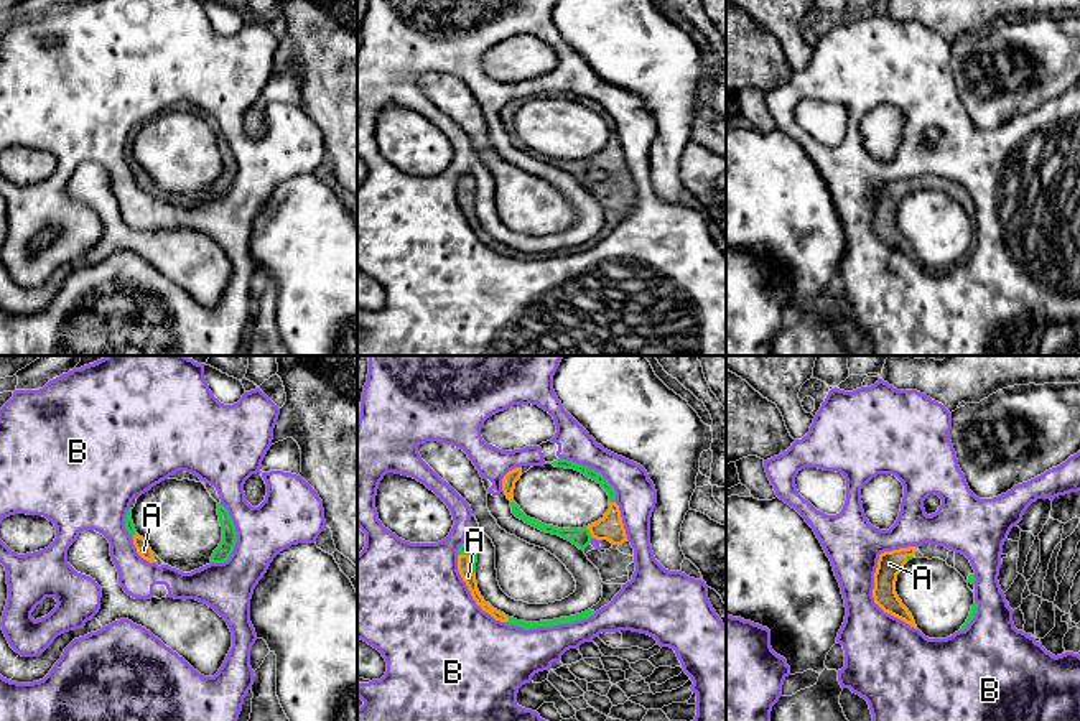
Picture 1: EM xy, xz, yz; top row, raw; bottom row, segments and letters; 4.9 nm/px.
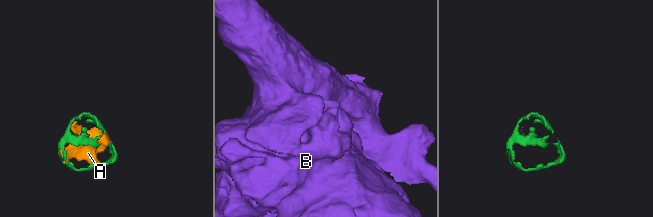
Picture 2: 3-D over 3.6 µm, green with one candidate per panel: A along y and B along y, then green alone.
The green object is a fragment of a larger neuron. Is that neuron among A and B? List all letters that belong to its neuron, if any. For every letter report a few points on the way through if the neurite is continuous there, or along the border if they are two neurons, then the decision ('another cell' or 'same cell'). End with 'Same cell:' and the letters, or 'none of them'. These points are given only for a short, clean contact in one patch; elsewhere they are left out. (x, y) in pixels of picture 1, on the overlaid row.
A: same cell
B: another cell
Same cell: A

